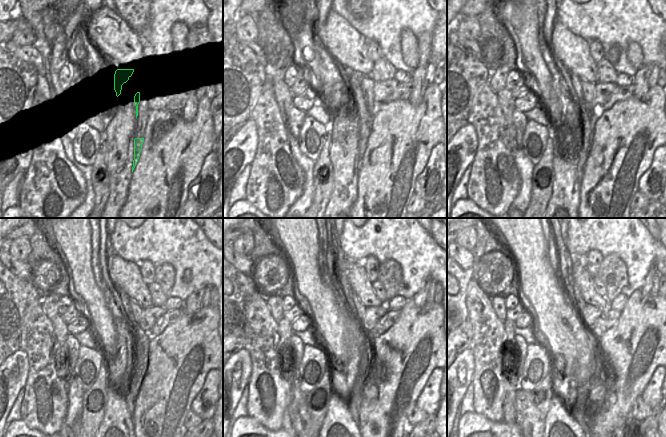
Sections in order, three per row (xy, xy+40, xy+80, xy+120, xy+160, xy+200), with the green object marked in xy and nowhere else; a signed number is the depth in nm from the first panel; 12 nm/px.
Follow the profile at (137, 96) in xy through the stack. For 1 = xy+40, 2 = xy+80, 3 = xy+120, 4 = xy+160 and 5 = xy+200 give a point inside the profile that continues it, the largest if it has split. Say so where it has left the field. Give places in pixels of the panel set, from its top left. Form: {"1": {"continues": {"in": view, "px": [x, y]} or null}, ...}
{"1": {"continues": {"in": "xy+40", "px": [364, 118]}}, "2": {"continues": {"in": "xy+80", "px": [588, 113]}}, "3": {"continues": {"in": "xy+120", "px": [142, 347]}}, "4": {"continues": {"in": "xy+160", "px": [340, 260]}}, "5": {"continues": {"in": "xy+200", "px": [565, 262]}}}

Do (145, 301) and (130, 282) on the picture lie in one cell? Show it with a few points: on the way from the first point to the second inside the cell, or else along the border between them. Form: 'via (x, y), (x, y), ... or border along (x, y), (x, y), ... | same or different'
via (142, 296), (135, 287) | same

